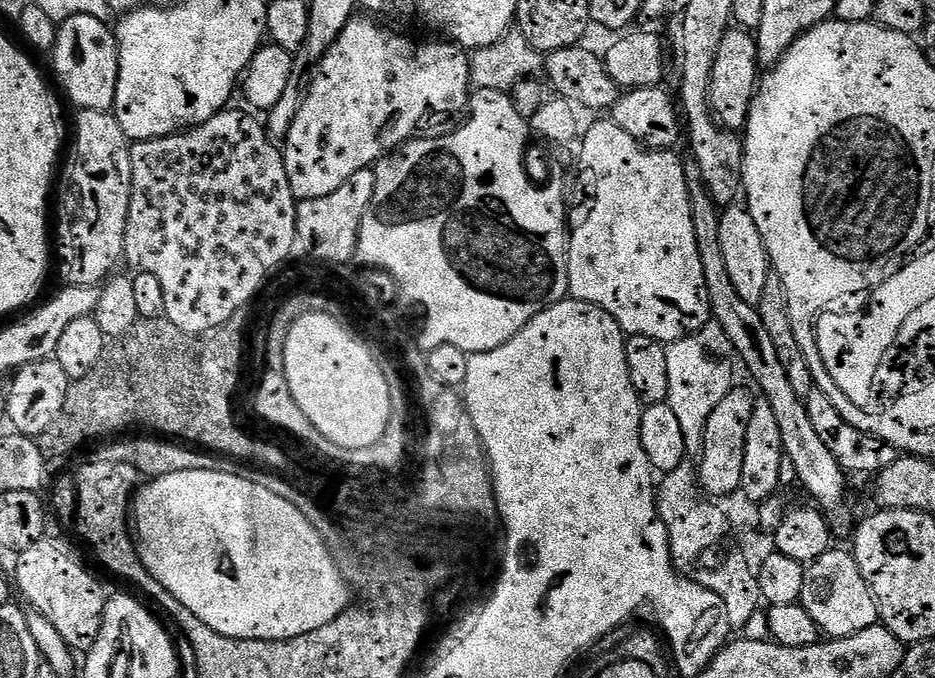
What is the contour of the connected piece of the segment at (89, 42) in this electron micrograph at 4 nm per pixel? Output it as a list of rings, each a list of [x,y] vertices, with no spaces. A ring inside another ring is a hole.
[[[74,15],[59,23],[53,40],[52,64],[69,100],[77,109],[106,112],[116,93],[118,57],[115,31],[104,20],[92,15]]]

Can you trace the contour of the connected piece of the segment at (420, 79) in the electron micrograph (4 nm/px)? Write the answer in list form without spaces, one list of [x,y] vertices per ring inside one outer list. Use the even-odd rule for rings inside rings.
[[[364,19],[368,20],[349,20],[328,47],[311,73],[308,91],[300,101],[300,109],[294,114],[287,136],[283,137],[286,178],[290,178],[290,190],[297,201],[334,194],[334,190],[338,190],[338,186],[345,184],[355,172],[372,168],[393,150],[413,139],[417,135],[416,127],[427,116],[442,116],[469,107],[472,66],[465,49],[440,38],[411,40],[375,24],[372,21],[375,19]]]

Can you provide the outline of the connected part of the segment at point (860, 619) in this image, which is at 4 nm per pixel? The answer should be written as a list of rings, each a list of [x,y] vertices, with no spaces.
[[[839,546],[829,548],[826,554],[805,567],[798,603],[804,607],[806,614],[810,614],[810,618],[814,618],[825,637],[838,640],[874,626],[880,618],[876,599],[866,578],[862,578],[862,570],[858,570],[855,556],[851,551],[844,549],[843,552]]]

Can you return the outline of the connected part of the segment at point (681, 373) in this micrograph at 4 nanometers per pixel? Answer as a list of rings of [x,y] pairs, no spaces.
[[[709,322],[702,330],[690,334],[686,338],[674,341],[666,347],[666,374],[670,377],[670,390],[668,391],[667,403],[674,414],[678,414],[678,426],[682,426],[682,438],[688,444],[688,452],[699,453],[704,447],[704,431],[710,414],[714,414],[714,406],[726,398],[728,391],[734,387],[732,380],[732,360],[734,364],[734,353],[732,343],[722,330],[722,326],[715,322]]]

